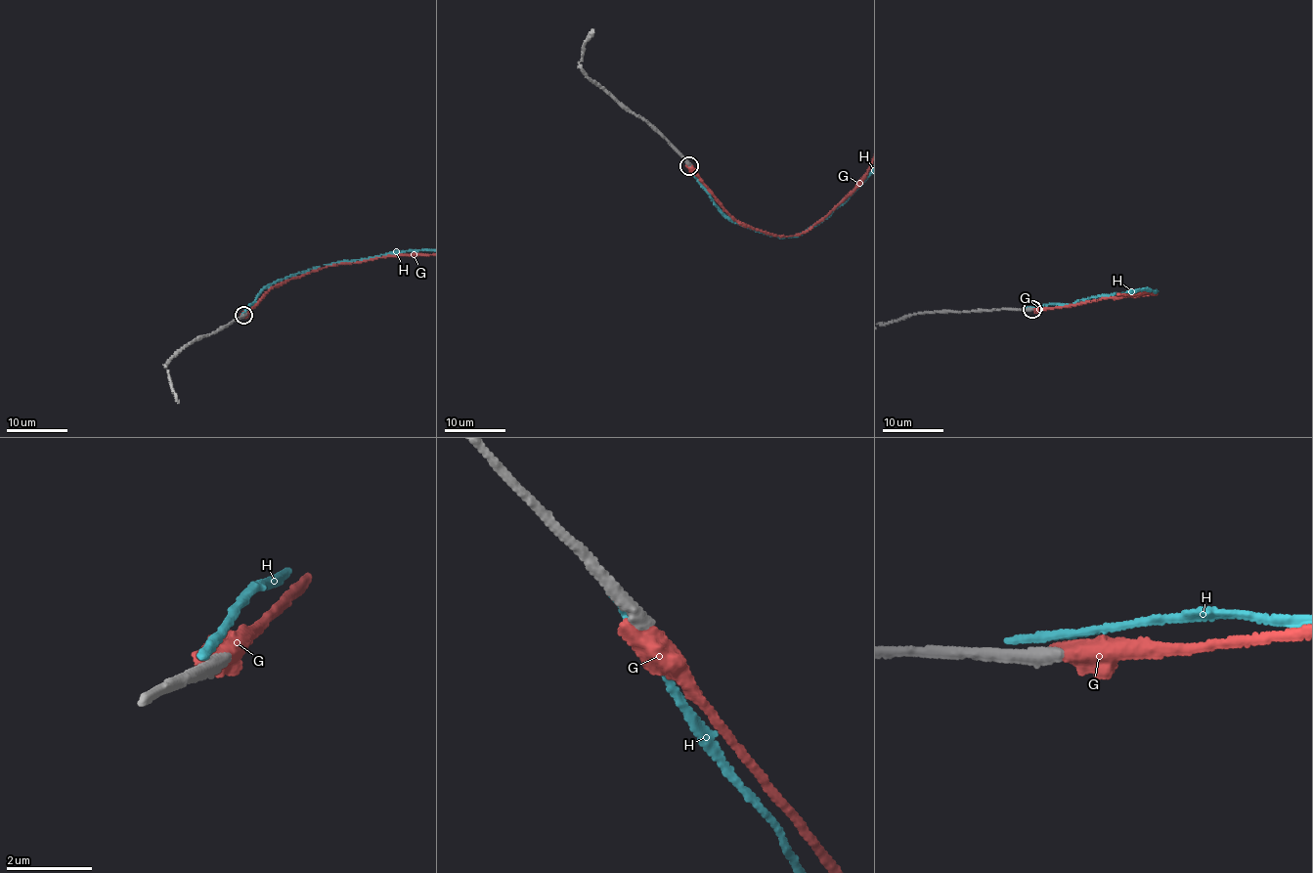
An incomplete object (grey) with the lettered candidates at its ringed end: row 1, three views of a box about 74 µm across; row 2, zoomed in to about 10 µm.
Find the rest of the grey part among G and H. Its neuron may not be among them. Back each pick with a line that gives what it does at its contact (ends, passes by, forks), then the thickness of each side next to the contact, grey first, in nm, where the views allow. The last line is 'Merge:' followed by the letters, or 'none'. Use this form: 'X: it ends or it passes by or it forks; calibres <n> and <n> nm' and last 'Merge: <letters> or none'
G: it ends; calibres 400 and 550 nm
Merge: G

